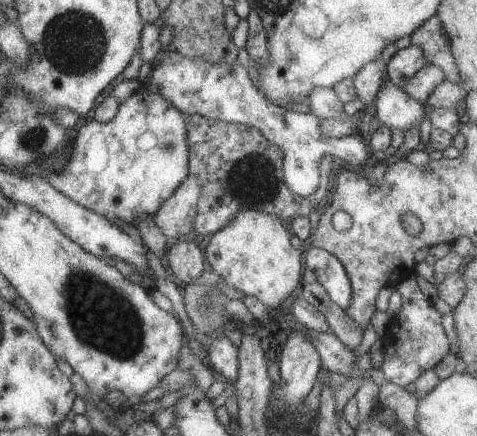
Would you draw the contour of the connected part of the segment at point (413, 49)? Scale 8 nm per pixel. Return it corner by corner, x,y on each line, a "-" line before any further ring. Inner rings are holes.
408,45
397,51
386,63
386,78
395,86
402,88
415,72
417,72
425,62
423,53
415,45

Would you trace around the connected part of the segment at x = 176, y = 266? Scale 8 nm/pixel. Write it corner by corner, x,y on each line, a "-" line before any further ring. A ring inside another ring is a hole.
173,241
166,250
165,266
183,289
183,286
203,275
203,260
204,254
195,243

